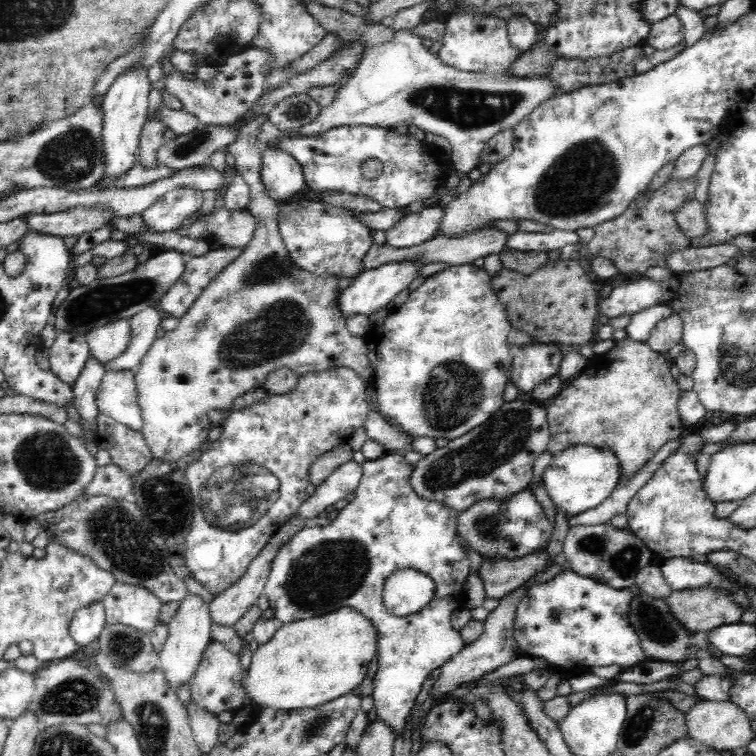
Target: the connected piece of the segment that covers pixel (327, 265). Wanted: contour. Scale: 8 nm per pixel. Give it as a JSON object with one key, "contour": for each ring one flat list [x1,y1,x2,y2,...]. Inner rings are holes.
{"contour":[[308,198,280,204,277,226,293,264,316,275,357,277,361,273,360,262,372,244,368,226,356,222,350,210,312,202]]}

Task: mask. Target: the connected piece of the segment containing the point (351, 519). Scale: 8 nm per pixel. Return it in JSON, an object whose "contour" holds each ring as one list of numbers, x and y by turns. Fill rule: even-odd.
{"contour":[[387,453,382,458,361,464,363,475,355,490,355,498,339,510,332,524,306,526,292,534,276,552,270,564,270,572,263,588,273,618,282,624,300,619,324,616,344,607,352,607,368,618,379,630,377,636,378,660,380,668,373,678,372,700,376,710,376,720,390,727,396,740,406,730,408,717,422,684,434,668,440,668,449,658,465,647,459,631,450,626,450,616,465,602,464,582,470,570,470,560,466,560,464,546,456,533,456,518,459,511,444,505,444,502,422,498,410,486,412,466,404,462,400,454],[396,570,418,570,434,581,434,597,425,609,410,616,390,615,384,605,383,588,386,579]]}

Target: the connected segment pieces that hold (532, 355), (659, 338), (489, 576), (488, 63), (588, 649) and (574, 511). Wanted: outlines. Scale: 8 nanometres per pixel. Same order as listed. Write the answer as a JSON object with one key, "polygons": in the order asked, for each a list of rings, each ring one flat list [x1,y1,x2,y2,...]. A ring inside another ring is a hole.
{"polygons":[[[536,341,532,346,514,350,514,366,509,382,518,387,518,391,530,392,535,390,536,386,548,381,554,374,559,374,563,357,557,344,543,344]],[[673,312,668,318,658,320,650,332,647,344,651,350,663,354,682,341,683,326,684,320]],[[532,553,521,559,484,560,477,576,485,588,486,598,502,599,532,578,542,566,548,564,548,553]],[[452,12,444,36,444,46,439,52,440,60,462,72,506,73,508,66,520,55,508,41,507,24,504,19,480,17,480,14]],[[564,568,545,583,527,590,517,606,513,638,521,655,546,658,552,668,570,673,574,668,618,665,624,670,648,660,629,619,633,594,584,578]],[[578,445,555,454,542,472,541,481,557,511,570,518,602,504,619,485,620,463,615,452,600,447]]]}

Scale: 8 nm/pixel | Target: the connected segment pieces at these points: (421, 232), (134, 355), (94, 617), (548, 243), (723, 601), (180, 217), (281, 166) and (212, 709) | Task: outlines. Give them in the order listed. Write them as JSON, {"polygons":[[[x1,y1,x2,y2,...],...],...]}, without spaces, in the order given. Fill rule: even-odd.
{"polygons":[[[431,205,415,213,407,213,385,232,384,244,410,248,432,238,442,220,442,207]],[[159,302,146,307,142,312,135,314,129,320,131,324,131,340,127,350,114,361,104,365,108,371,135,371,148,353,150,346,156,341,156,330,161,328,160,323,164,312,160,310]],[[96,602,75,612,75,616,68,624,68,634,74,639,80,650,90,650,92,642,97,640,100,631,106,624,105,607,101,602]],[[550,229,549,233,530,233,516,231,508,235,502,251,536,251,549,253,552,250,558,250,566,244,578,244,579,238,576,231,564,231]],[[701,589,673,591,665,600,672,617,690,634,706,634,726,623,740,623,742,611,727,594]],[[179,188,155,200,140,216,147,231,170,232,202,208,202,191]],[[267,147,263,151,260,179,268,196,276,202,306,191,302,166,284,150]],[[211,640,202,652,202,658,194,670,194,676,189,679,191,698,213,715,228,711,234,713,241,709,244,703,245,693,242,681,244,674,240,658,230,652,223,642]]]}

